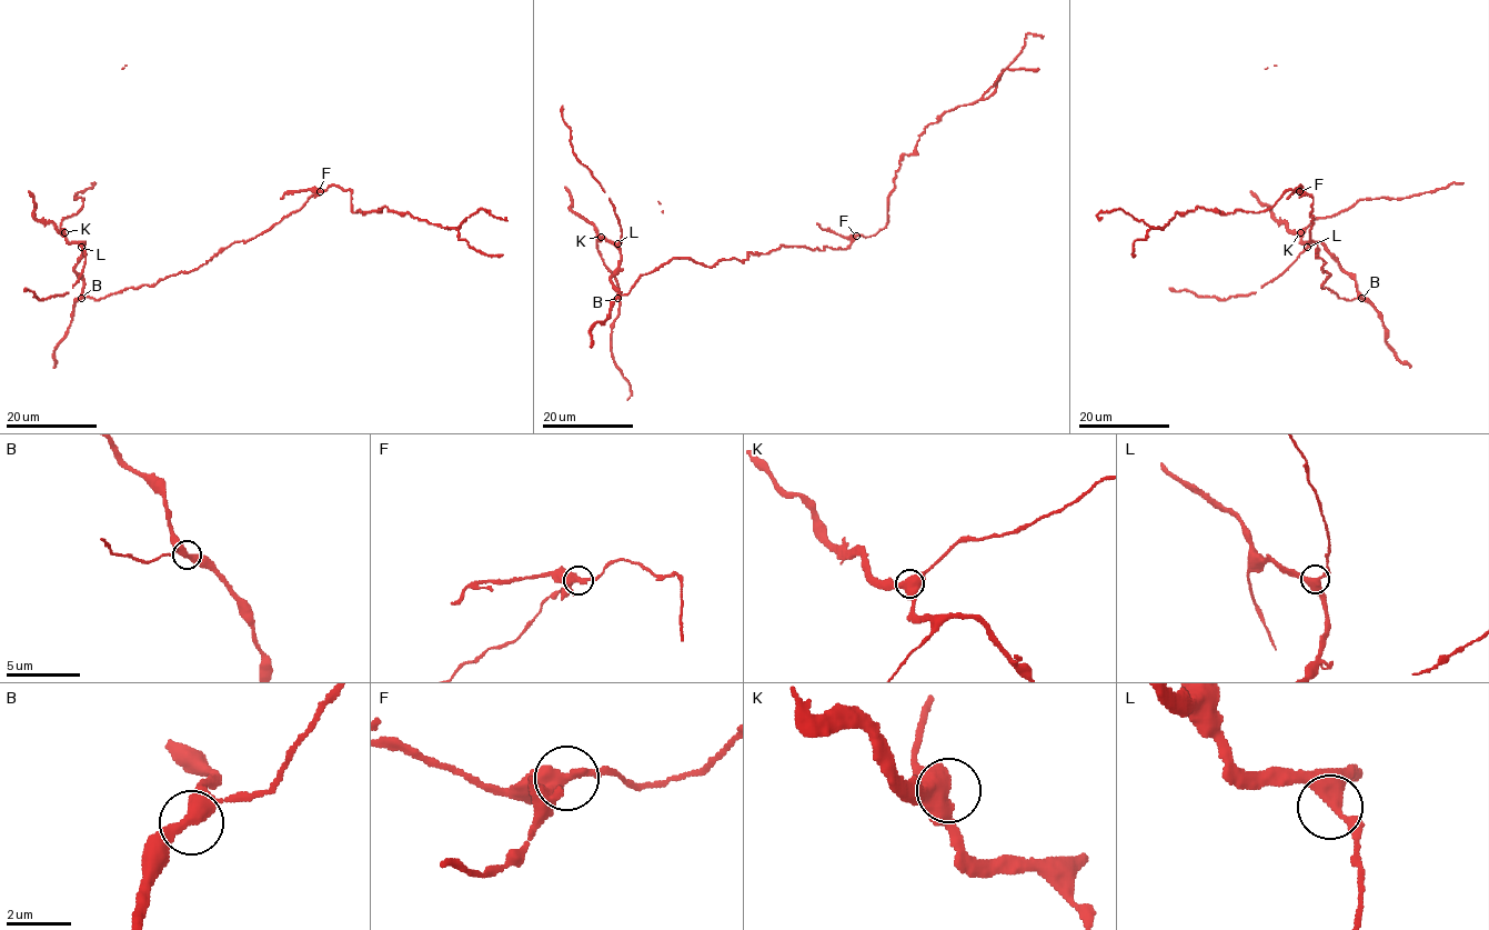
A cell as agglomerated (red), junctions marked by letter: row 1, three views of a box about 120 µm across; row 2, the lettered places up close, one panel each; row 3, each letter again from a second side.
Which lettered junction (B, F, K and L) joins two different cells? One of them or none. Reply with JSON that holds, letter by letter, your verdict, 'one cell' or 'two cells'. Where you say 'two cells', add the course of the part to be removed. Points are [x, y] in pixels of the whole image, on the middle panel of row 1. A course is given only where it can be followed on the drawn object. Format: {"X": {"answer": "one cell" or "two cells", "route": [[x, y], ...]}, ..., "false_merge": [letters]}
{"B": {"answer": "one cell"}, "F": {"answer": "two cells", "route": [[855, 236], [842, 237], [816, 223]]}, "K": {"answer": "one cell"}, "L": {"answer": "one cell"}, "false_merge": ["F"]}

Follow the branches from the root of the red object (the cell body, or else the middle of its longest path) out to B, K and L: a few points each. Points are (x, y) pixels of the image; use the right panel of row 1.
B: (1324, 259), (1324, 272), (1330, 276), (1321, 288), (1348, 300), (1358, 296), (1361, 298)
K: (1324, 259), (1330, 276), (1321, 288), (1356, 298), (1357, 286), (1338, 260), (1319, 242), (1304, 242), (1300, 232)
L: (1324, 259), (1324, 272), (1330, 276), (1321, 288), (1356, 298), (1357, 286), (1338, 260), (1319, 242), (1307, 247)

